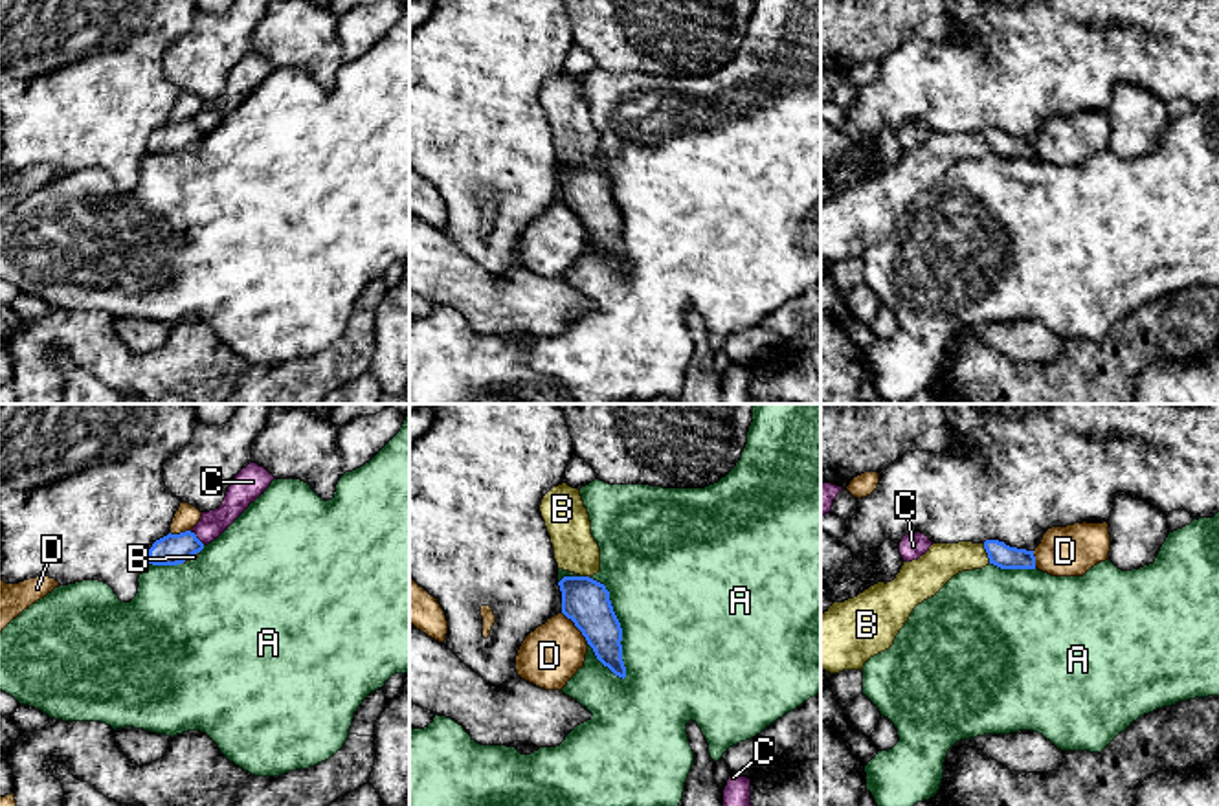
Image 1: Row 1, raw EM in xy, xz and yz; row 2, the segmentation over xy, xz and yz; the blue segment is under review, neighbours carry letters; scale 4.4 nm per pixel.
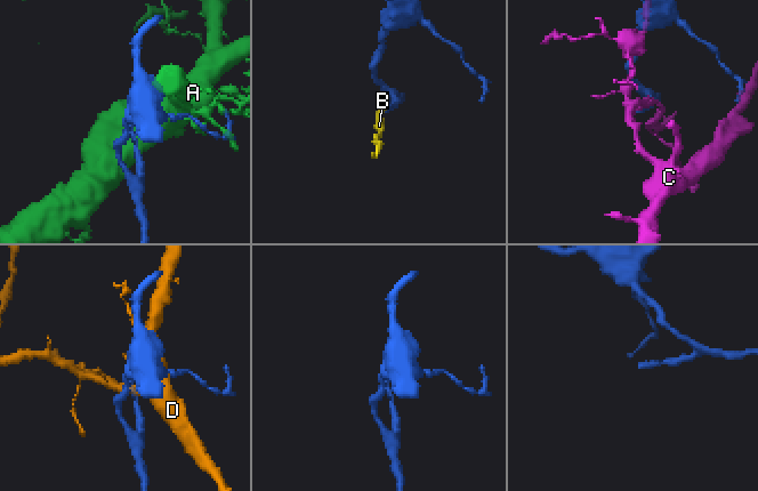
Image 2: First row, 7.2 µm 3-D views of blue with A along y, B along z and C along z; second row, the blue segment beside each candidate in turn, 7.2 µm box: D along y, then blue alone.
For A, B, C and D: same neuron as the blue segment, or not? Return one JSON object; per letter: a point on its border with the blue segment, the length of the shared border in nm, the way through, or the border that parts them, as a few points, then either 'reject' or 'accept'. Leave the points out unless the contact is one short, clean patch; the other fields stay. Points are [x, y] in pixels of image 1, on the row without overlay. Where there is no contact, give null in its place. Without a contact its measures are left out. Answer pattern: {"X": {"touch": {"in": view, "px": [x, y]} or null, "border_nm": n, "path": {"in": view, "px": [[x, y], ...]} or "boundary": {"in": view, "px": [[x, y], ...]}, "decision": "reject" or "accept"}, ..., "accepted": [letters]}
{"A": {"touch": {"in": "xz", "px": [619, 213]}, "border_nm": 480, "decision": "reject"}, "B": {"touch": {"in": "yz", "px": [986, 140]}, "border_nm": 90, "path": {"in": "yz", "px": [[1001, 144], [986, 140], [948, 147], [933, 158]]}, "decision": "accept"}, "C": {"touch": {"in": "xy", "px": [195, 125]}, "border_nm": 90, "decision": "reject"}, "D": {"touch": {"in": "xz", "px": [577, 215]}, "border_nm": 180, "decision": "reject"}, "accepted": ["B"]}

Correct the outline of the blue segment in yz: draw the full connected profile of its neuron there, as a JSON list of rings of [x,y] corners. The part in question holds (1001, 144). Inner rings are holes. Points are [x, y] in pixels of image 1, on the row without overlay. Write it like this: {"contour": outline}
{"contour": [[[999,129],[933,132],[918,149],[903,151],[892,171],[878,171],[854,187],[833,191],[821,204],[821,259],[830,263],[863,259],[870,246],[894,233],[918,193],[934,185],[958,162],[982,158],[990,152],[1001,158],[1035,158],[1035,145],[1034,140],[1010,136]]]}

